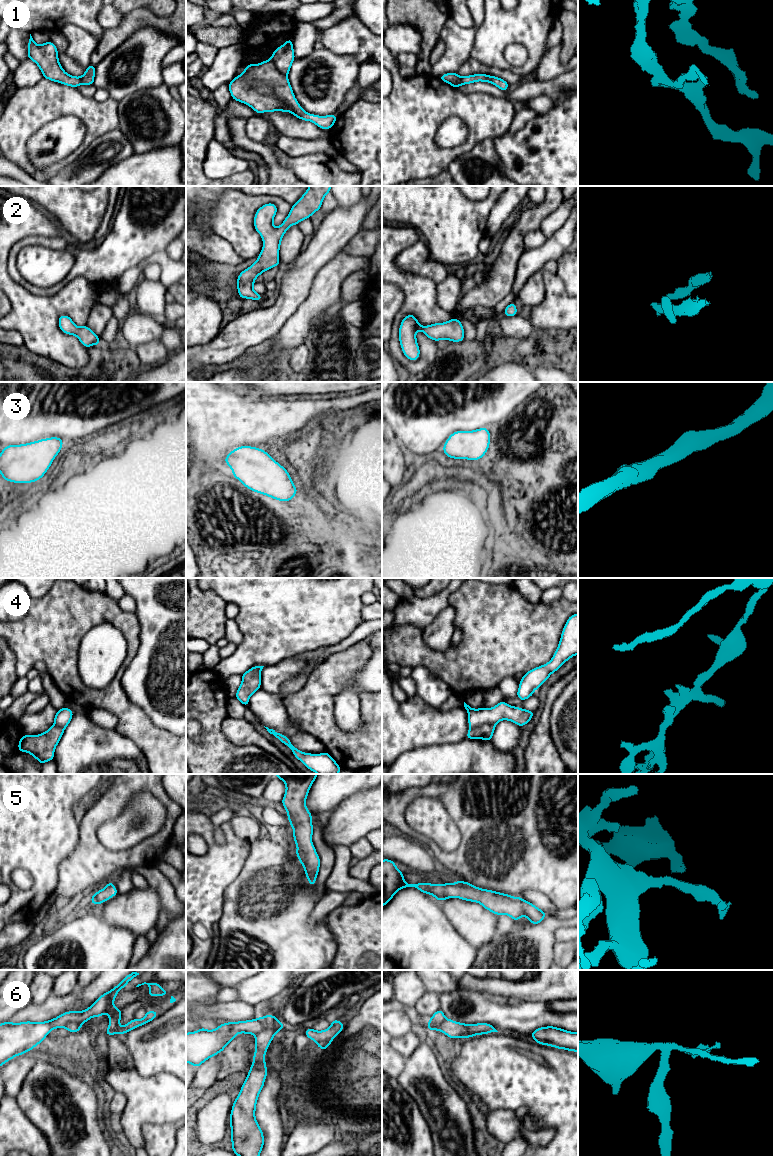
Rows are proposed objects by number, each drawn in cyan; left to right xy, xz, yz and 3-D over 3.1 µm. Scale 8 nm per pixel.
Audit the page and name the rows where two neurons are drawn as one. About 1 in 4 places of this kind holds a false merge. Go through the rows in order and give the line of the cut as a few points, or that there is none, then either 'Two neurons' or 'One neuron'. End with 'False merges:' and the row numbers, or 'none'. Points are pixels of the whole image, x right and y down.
1: Split along xz (270, 59), (275, 67), (286, 76). Two neurons
2: No split. One neuron
3: No split. One neuron
4: Split along yz (495, 724), (482, 724), (470, 728). Two neurons
5: No split. One neuron
6: Split along xz (265, 1016), (266, 1027), (255, 1035). Two neurons
False merges: 1, 4, 6

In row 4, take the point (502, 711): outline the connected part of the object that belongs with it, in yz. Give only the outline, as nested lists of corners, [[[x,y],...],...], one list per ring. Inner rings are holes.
[[[503,700],[490,709],[472,709],[465,702],[464,707],[468,711],[468,723],[471,729],[484,724],[496,725],[501,720],[509,720],[522,727],[526,725],[534,715],[534,711],[510,706]]]

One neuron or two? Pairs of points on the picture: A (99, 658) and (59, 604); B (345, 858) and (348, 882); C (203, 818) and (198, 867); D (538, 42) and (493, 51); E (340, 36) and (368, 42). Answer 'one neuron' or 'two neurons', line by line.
A: two neurons
B: one neuron
C: one neuron
D: one neuron
E: one neuron

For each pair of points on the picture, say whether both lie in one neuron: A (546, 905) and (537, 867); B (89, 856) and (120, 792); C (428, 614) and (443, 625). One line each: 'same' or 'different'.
A: different
B: same
C: different

